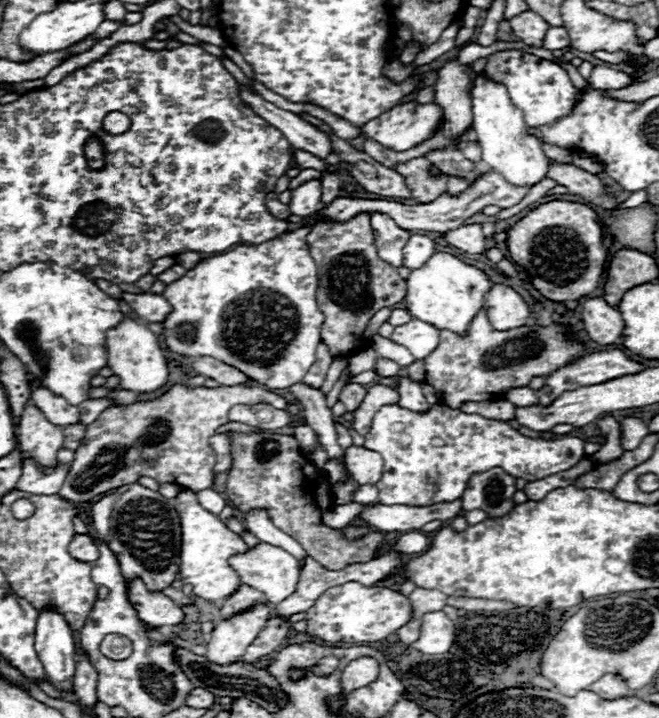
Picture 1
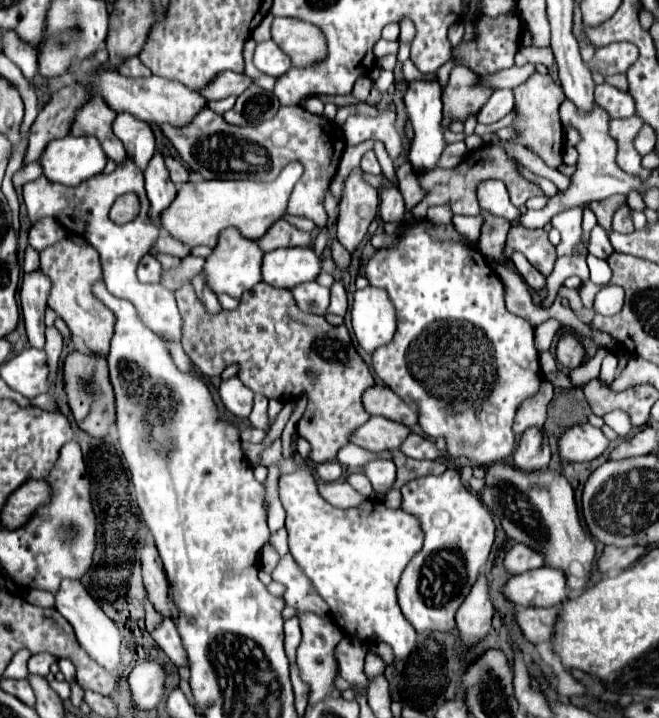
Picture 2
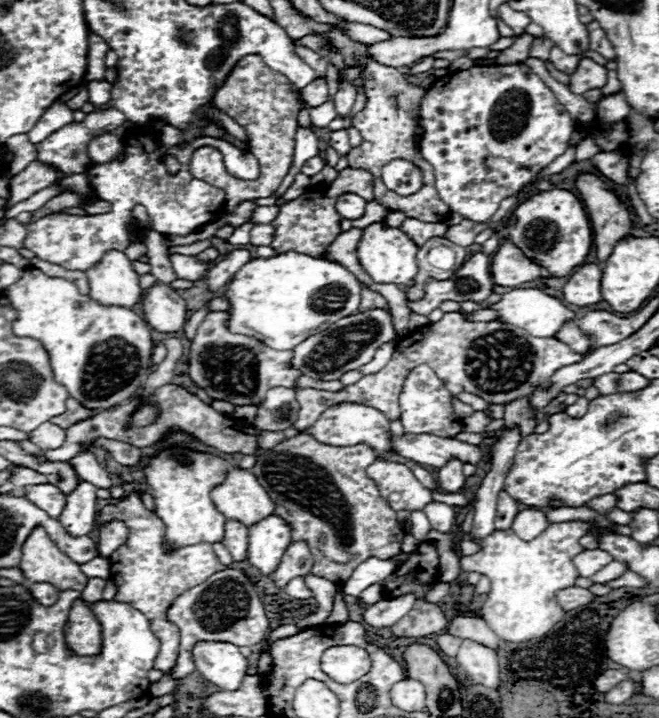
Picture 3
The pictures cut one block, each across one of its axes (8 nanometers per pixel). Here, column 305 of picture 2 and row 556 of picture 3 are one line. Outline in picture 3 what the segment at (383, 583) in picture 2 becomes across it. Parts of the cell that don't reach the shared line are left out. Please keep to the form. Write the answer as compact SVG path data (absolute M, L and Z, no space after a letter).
M560 522L550 524L536 540L520 540L512 530L494 530L482 540L474 540L480 550L472 556L460 556L460 574L478 572L490 578L492 588L486 604L480 610L480 618L506 642L524 642L530 638L546 636L552 626L564 616L564 610L552 600L560 588L574 586L578 578L572 564L572 556L584 548L578 540L590 530L584 522Z

